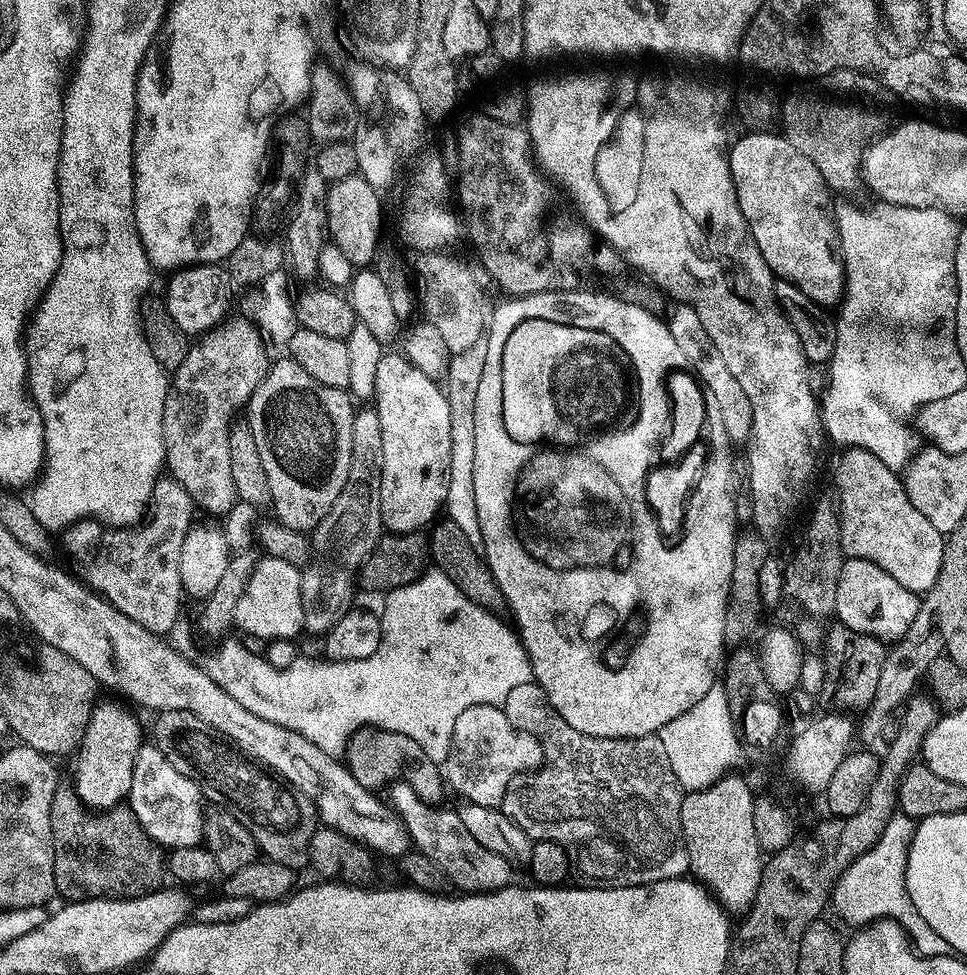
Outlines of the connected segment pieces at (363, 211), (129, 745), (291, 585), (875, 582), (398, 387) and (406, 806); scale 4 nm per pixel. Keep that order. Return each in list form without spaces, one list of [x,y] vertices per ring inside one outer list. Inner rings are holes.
[[[359,174],[331,181],[326,198],[327,235],[331,243],[336,244],[353,266],[368,266],[375,261],[376,249],[379,247],[380,204],[382,198]]]
[[[110,706],[94,708],[88,718],[85,736],[74,756],[76,760],[74,791],[85,809],[111,810],[127,801],[134,774],[134,758],[141,743],[140,726],[136,721],[130,720]]]
[[[267,554],[261,555],[254,566],[254,574],[250,574],[248,585],[242,594],[242,598],[238,598],[236,618],[234,621],[235,627],[240,627],[246,635],[257,636],[260,640],[288,640],[291,636],[296,636],[299,632],[302,632],[302,629],[304,628],[304,584],[302,583],[302,579],[300,580],[300,576],[302,576],[301,569],[295,568],[289,562],[284,562],[282,558],[269,556]]]
[[[848,558],[842,566],[836,587],[835,619],[855,632],[895,642],[906,634],[906,630],[910,630],[910,622],[914,622],[914,614],[918,614],[920,601],[917,593],[906,590],[906,586],[890,578],[886,570],[878,570],[874,562]]]
[[[385,351],[378,362],[372,396],[382,422],[380,517],[389,533],[419,533],[444,508],[452,450],[451,410],[447,391],[436,384],[399,351]]]
[[[396,782],[387,789],[387,803],[392,811],[400,815],[401,822],[406,826],[409,841],[415,851],[430,858],[448,875],[453,889],[464,894],[473,892],[497,892],[500,888],[509,887],[513,883],[512,861],[502,858],[502,854],[494,854],[494,850],[486,850],[482,842],[471,836],[470,830],[462,826],[459,811],[435,803],[428,803],[419,797],[411,787],[403,782]]]

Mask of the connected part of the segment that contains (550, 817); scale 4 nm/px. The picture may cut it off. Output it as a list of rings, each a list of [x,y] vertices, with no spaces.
[[[533,682],[510,690],[502,706],[510,726],[538,738],[544,751],[542,767],[529,780],[517,779],[504,795],[502,811],[528,835],[532,841],[549,840],[561,844],[568,852],[573,869],[585,876],[585,881],[613,888],[633,888],[639,884],[658,882],[656,876],[676,868],[683,877],[689,871],[688,851],[680,829],[682,789],[666,758],[666,746],[659,735],[626,738],[598,738],[574,730],[549,704],[540,685]]]

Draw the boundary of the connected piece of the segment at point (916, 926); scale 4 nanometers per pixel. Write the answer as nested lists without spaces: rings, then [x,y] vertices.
[[[903,814],[892,816],[884,831],[879,833],[874,846],[841,874],[831,891],[830,900],[832,904],[836,903],[846,923],[856,924],[852,926],[869,926],[880,920],[890,920],[904,928],[919,956],[946,956],[950,952],[948,944],[941,936],[934,934],[926,918],[914,910],[906,890],[904,871],[908,861],[908,846],[915,832],[916,824],[912,818]]]

